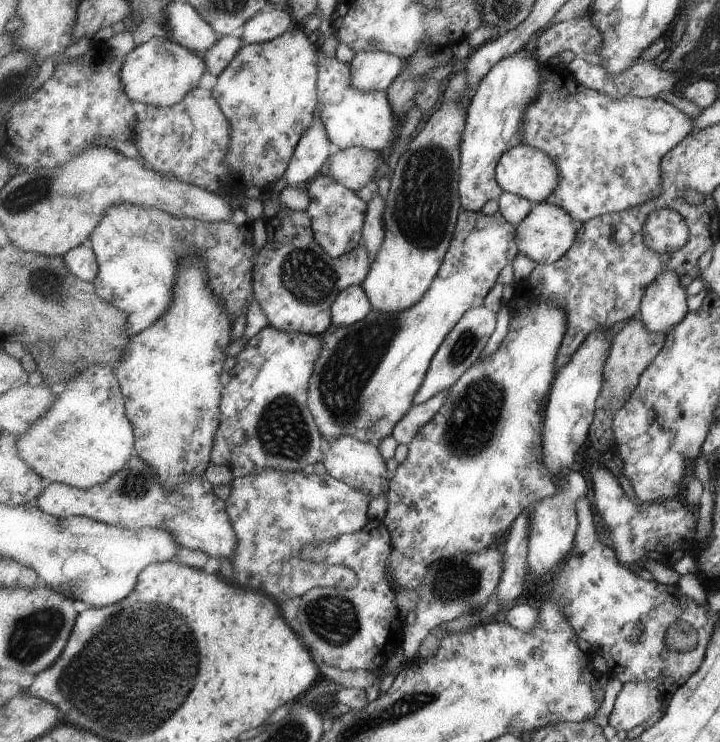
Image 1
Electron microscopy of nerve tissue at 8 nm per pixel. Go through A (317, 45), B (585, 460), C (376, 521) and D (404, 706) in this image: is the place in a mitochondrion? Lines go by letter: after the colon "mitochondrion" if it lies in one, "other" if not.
A: other
B: other
C: other
D: mitochondrion

